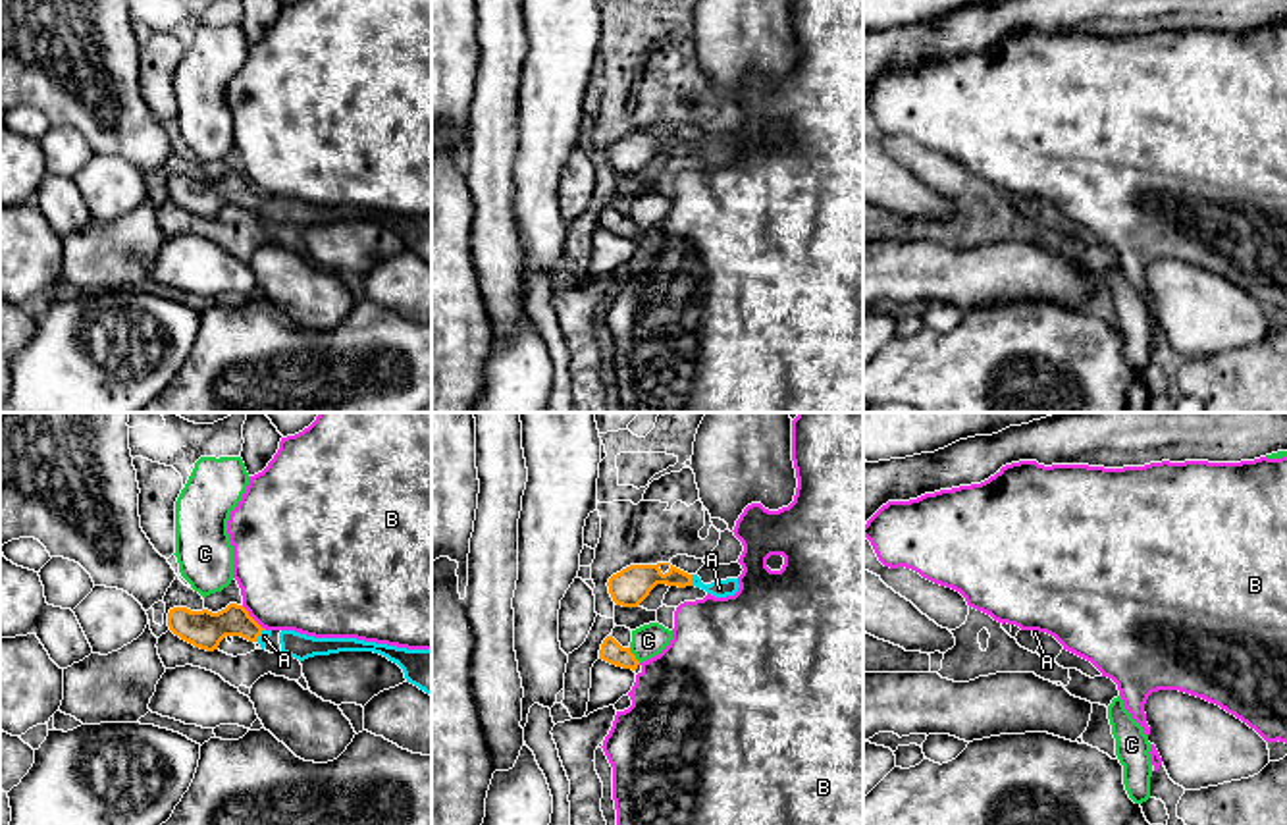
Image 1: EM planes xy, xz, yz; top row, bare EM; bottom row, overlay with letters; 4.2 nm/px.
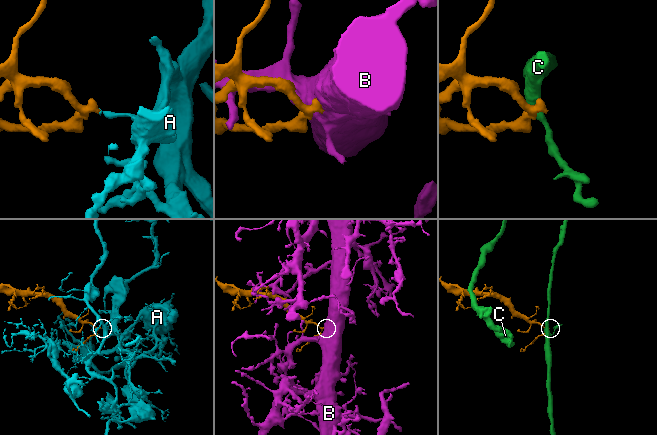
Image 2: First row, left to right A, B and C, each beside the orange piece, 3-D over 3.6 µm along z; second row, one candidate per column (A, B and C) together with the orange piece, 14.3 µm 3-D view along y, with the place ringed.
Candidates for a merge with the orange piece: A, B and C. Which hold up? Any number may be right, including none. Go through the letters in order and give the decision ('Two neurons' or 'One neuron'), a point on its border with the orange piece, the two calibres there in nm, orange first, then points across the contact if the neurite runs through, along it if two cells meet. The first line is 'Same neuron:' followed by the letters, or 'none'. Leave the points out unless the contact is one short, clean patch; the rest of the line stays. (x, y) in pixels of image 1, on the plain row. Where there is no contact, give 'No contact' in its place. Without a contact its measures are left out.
Same neuron: A
A: One neuron. Touches orange at xz (690, 149). Thickness 160 nm (orange) against 80 nm. Path across: xz (630, 155), (640, 147), (690, 149), (708, 157), (719, 157)
B: Two neurons. Touches orange at xy (251, 186). Thickness 160 nm (orange) against 460 nm
C: Two neurons. Touches orange at xz (634, 224). Thickness 90 nm (orange) against 140 nm

